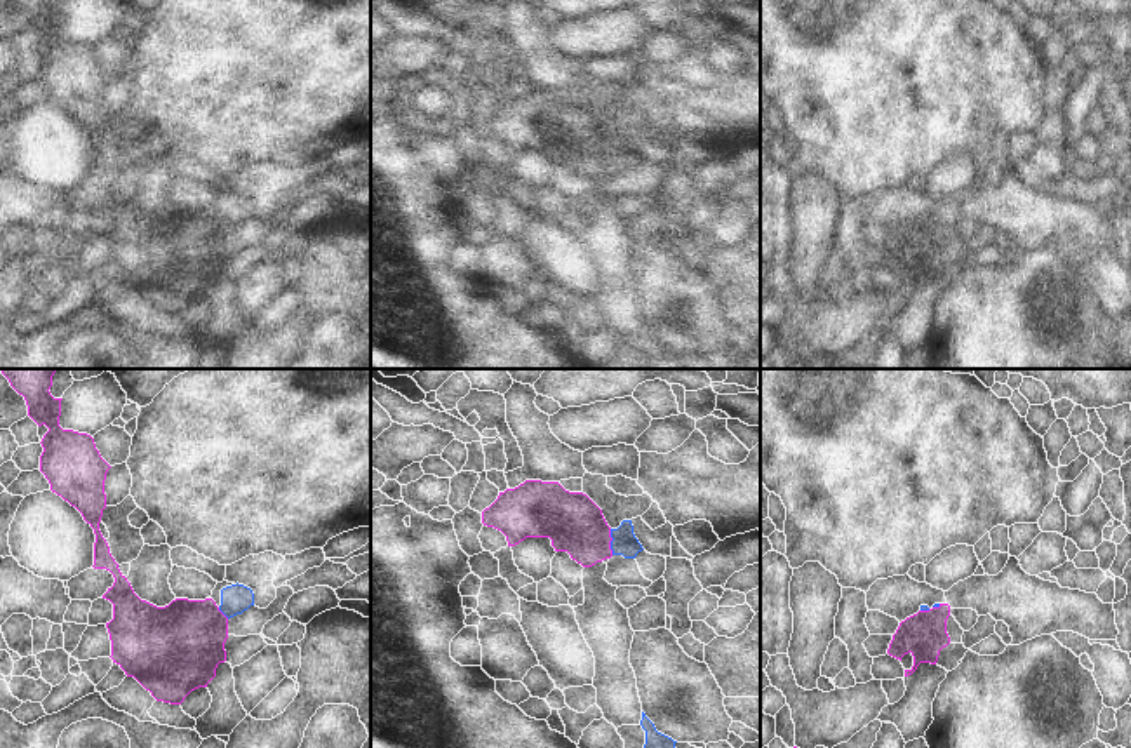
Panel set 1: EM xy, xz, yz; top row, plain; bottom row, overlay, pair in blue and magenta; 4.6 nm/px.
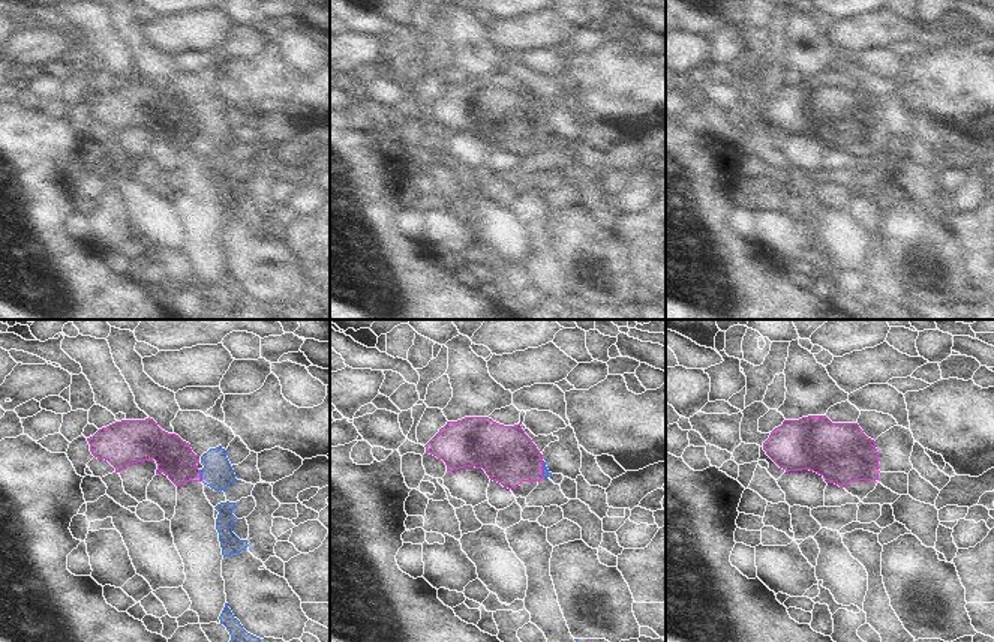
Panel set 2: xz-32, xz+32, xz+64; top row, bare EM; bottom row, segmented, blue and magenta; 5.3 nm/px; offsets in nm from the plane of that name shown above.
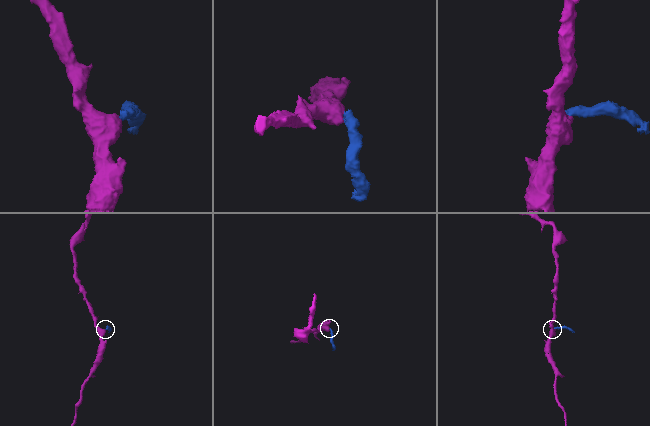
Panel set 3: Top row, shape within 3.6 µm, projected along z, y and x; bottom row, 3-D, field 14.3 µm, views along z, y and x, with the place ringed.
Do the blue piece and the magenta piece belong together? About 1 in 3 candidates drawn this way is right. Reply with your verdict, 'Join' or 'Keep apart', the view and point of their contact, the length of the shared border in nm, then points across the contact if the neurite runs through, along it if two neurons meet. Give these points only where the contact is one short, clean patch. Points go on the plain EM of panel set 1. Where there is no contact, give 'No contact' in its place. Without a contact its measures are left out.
Keep apart. Touches blue at xz (611, 152). Shared border 120 nm. Boundary: xz (609, 140), (613, 164).

